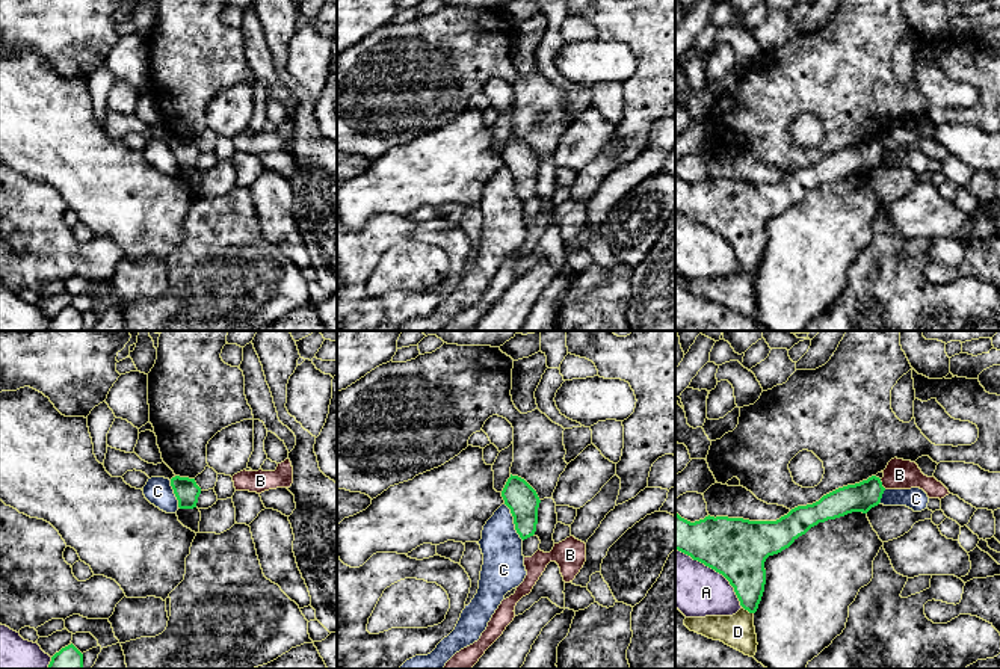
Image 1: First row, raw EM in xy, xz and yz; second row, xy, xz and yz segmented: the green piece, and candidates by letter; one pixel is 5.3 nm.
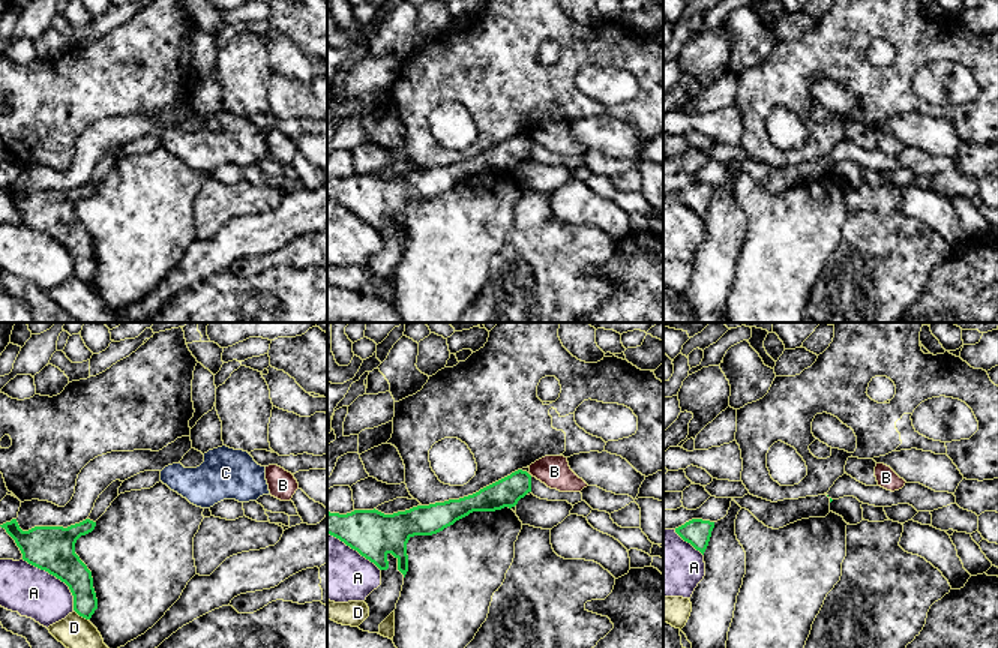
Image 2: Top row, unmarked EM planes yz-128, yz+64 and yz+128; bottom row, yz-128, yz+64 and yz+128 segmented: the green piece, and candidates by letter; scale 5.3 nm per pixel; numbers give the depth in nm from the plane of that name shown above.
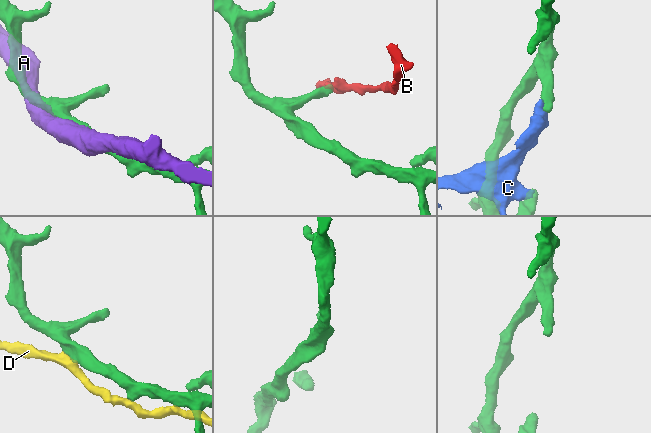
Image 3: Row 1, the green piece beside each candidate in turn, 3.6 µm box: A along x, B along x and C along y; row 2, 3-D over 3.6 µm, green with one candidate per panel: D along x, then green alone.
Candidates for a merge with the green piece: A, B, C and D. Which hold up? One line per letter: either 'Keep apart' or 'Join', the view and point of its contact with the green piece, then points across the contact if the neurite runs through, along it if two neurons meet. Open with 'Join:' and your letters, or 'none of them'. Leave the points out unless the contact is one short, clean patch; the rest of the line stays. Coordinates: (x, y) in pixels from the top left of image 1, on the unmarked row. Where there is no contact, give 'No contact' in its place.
Join: none of them
A: Keep apart. Touches green at yz (715, 231)
B: Keep apart. Touches green at yz (881, 145). Boundary: yz (879, 141), (885, 150)
C: Keep apart. Touches green at xz (514, 183)
D: Keep apart. Touches green at yz (748, 272). Boundary: yz (742, 268), (753, 275)

